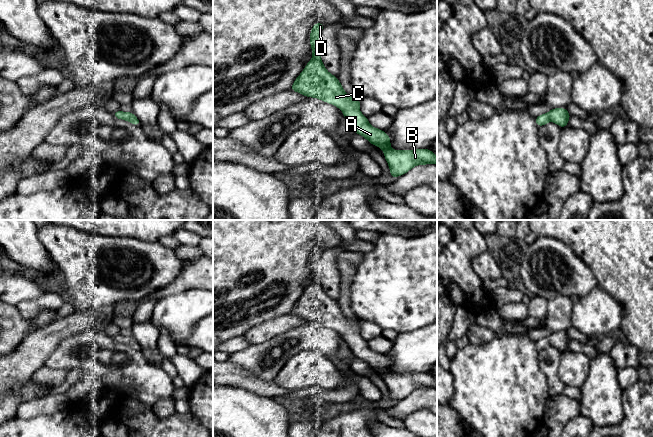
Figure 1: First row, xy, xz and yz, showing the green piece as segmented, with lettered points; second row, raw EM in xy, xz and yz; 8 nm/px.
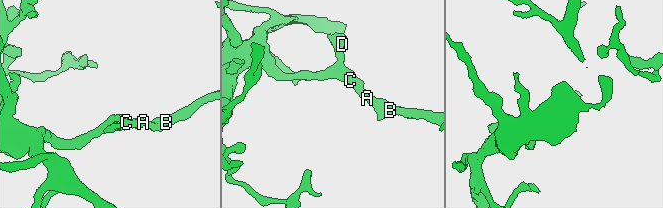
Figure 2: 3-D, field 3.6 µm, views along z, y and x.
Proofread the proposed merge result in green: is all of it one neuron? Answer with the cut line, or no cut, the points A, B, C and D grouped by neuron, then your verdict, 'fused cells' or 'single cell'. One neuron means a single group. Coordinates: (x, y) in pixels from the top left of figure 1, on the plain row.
cut none; groups A B C D; single cell

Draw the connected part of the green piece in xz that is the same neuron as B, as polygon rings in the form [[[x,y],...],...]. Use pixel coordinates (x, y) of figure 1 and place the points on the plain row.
[[[320,246],[313,249],[310,256],[313,282],[306,288],[290,314],[306,321],[320,323],[342,334],[344,342],[355,357],[384,375],[391,402],[399,401],[417,389],[437,388],[437,381],[430,373],[393,374],[390,371],[391,362],[387,357],[369,348],[368,341],[359,334],[359,321],[351,322],[344,315],[337,300],[329,297],[323,289],[319,275],[319,260],[324,251]]]

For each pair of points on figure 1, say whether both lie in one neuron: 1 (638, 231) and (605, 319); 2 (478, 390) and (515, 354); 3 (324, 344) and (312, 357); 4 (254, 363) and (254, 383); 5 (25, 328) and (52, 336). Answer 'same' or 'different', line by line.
1: different
2: same
3: different
4: different
5: different

